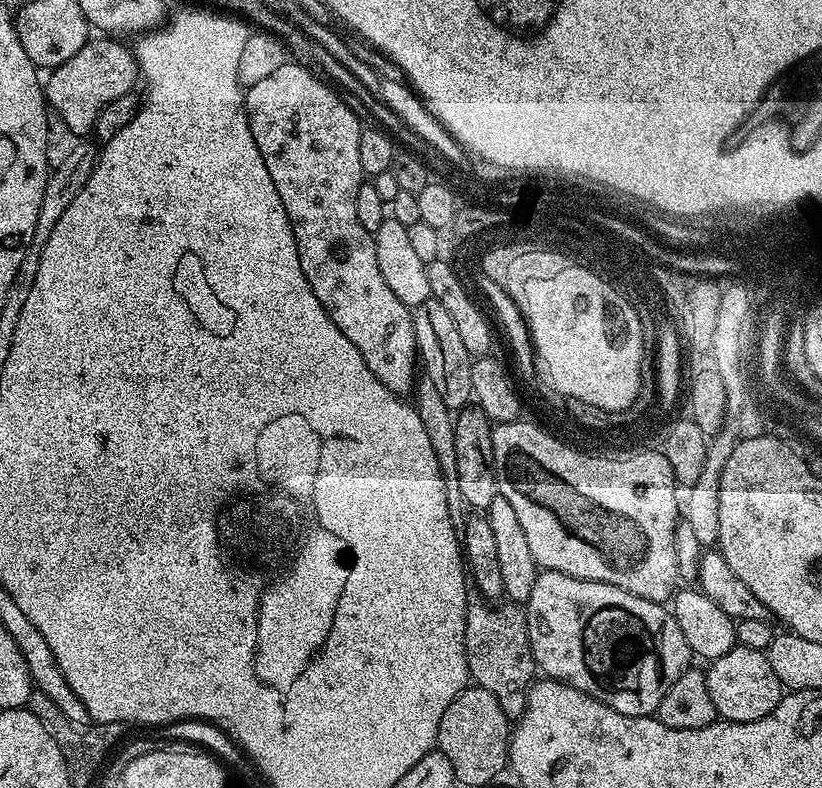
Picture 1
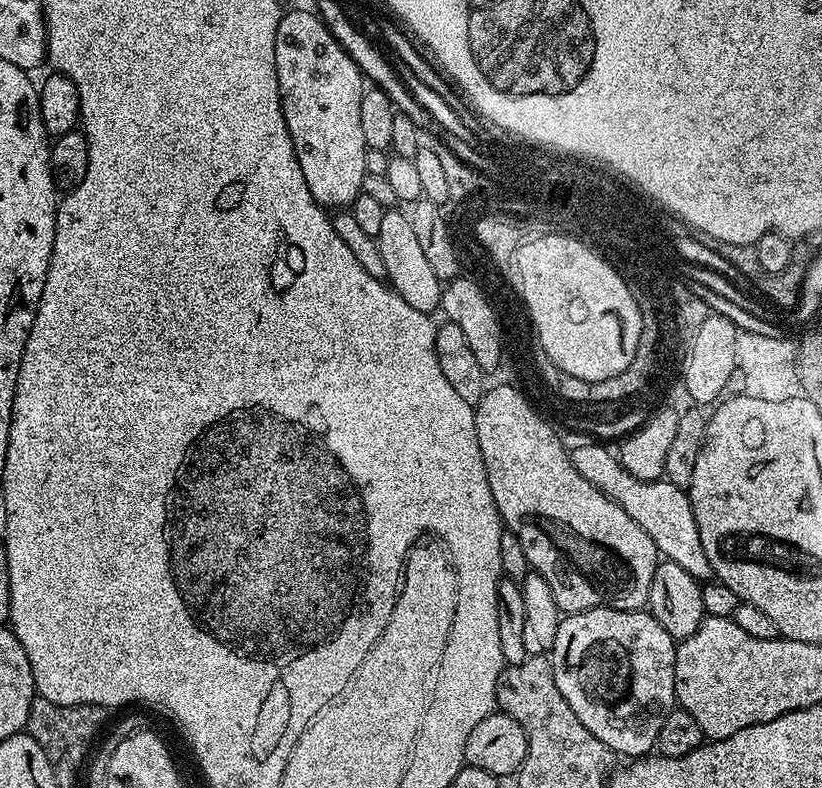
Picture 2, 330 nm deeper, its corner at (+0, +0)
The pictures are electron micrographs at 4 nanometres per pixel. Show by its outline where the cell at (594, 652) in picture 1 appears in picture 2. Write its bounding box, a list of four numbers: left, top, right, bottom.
[550,608,677,758]

